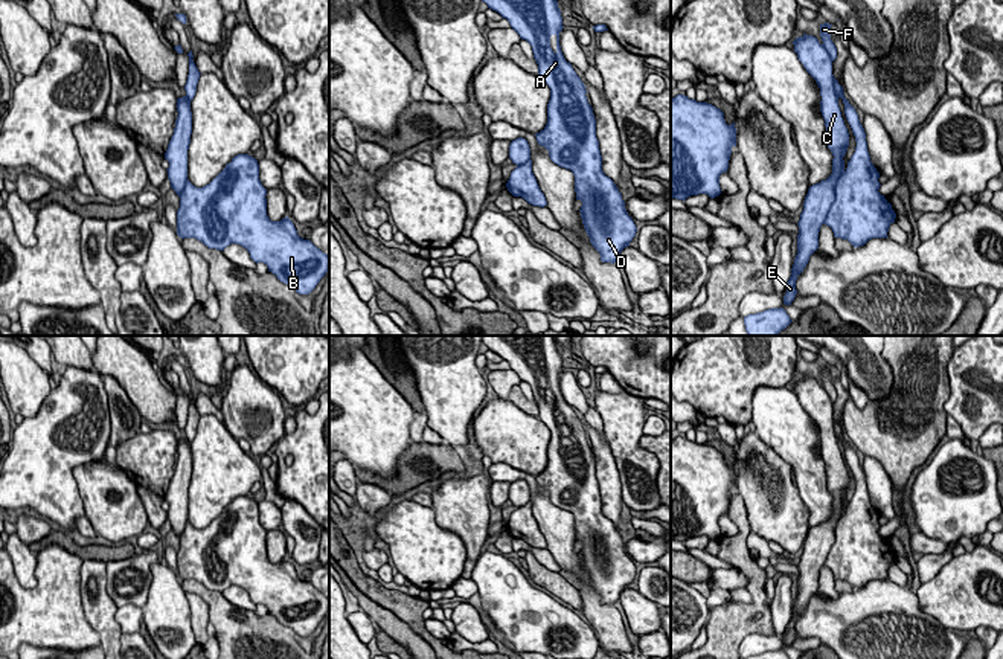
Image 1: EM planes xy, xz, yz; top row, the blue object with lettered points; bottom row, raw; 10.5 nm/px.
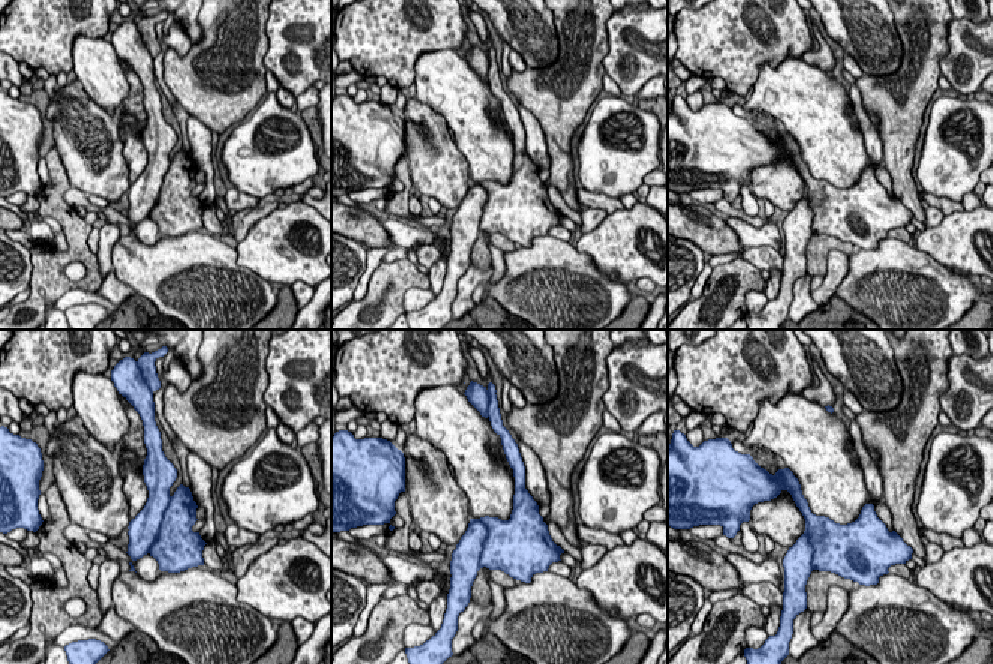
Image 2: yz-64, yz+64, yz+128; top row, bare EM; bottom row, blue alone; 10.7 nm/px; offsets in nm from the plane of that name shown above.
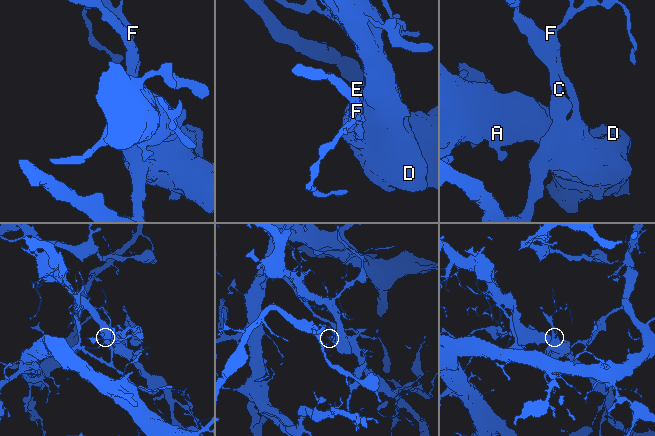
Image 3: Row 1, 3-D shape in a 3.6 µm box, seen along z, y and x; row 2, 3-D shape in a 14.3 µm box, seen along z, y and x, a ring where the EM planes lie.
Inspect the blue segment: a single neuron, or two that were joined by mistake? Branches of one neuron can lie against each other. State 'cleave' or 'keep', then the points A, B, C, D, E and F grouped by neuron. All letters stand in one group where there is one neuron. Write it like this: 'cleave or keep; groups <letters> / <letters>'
cleave; groups A B D F / C E

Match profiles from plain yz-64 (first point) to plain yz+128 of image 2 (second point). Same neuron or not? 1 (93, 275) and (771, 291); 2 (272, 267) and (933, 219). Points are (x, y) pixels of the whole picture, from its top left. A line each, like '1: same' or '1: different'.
1: different
2: different

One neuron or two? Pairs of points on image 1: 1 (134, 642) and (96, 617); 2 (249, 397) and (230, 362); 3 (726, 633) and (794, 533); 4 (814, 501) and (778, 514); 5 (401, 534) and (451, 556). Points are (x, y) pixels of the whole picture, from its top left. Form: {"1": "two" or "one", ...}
{"1": "two", "2": "two", "3": "two", "4": "two", "5": "one"}

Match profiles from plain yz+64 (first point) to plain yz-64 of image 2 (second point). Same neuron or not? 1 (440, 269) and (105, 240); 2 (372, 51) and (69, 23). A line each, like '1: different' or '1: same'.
1: same
2: same

